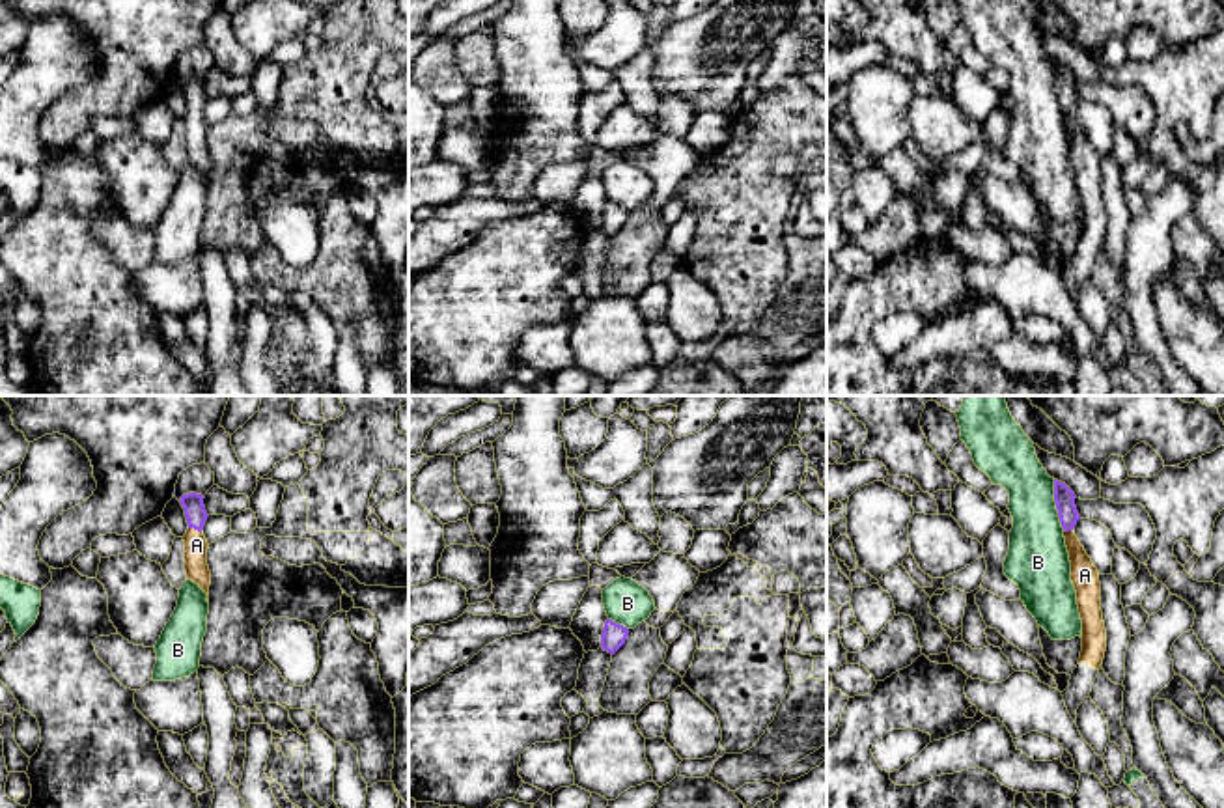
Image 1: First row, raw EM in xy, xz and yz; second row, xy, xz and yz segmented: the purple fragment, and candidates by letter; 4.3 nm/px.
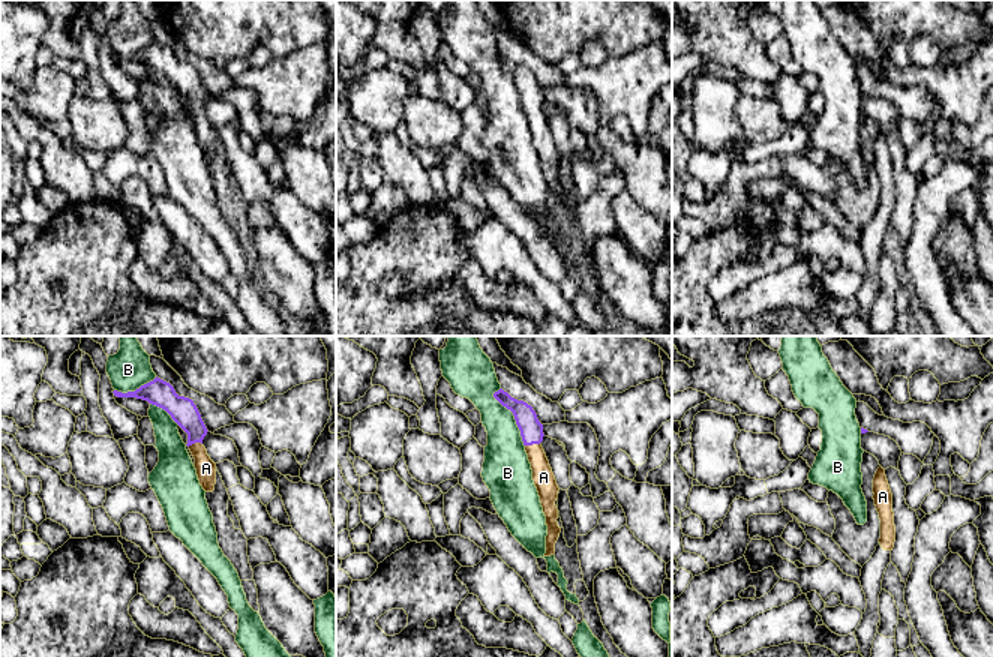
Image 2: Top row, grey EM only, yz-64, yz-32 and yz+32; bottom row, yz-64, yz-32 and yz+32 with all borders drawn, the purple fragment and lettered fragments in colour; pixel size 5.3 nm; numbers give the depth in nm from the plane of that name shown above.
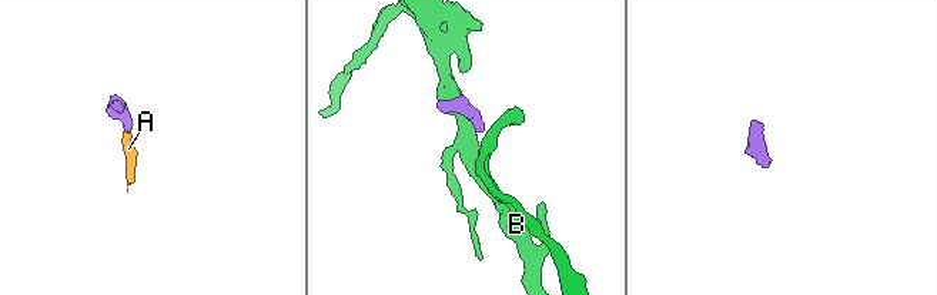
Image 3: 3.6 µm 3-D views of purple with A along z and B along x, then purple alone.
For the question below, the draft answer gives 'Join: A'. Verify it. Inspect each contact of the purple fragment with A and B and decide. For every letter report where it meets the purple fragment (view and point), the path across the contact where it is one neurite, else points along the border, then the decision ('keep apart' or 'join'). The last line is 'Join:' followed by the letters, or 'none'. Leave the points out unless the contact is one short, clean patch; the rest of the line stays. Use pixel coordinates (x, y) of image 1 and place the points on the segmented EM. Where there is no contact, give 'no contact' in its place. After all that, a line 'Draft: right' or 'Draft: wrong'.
A: meets purple in xy at (194, 529); runs through xy (193, 502), (194, 529), (196, 545); join
B: meets purple in yz at (1057, 504); keep apart
Join: A
Draft: right

